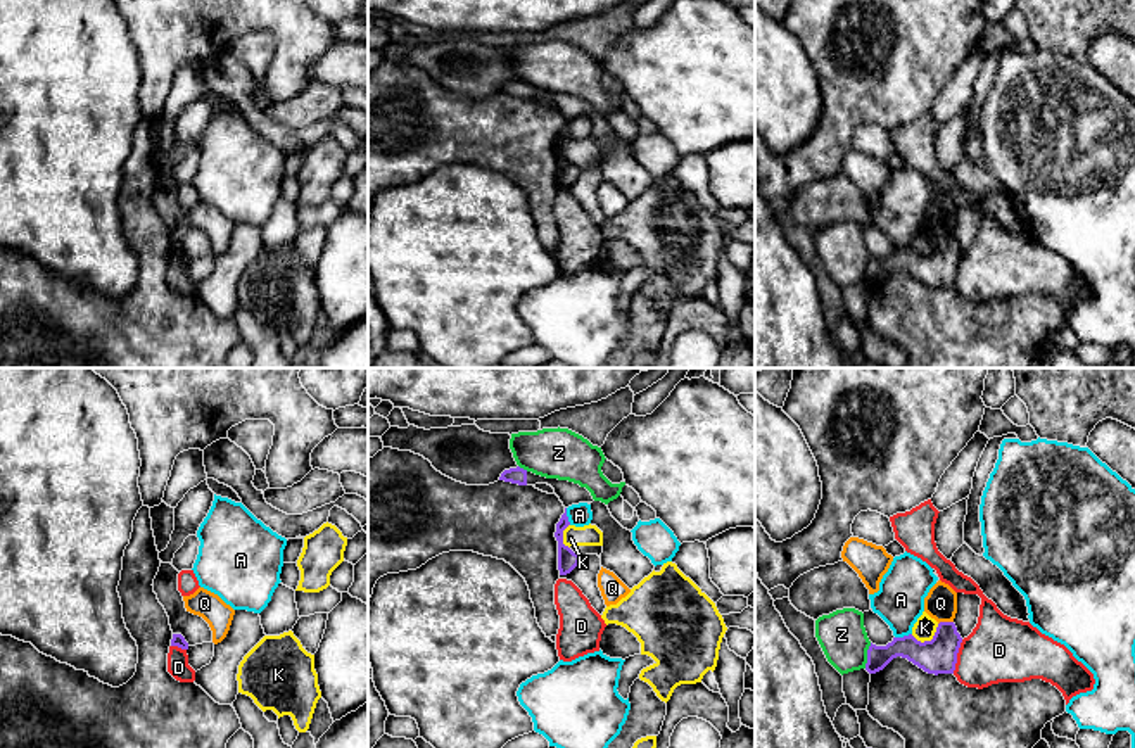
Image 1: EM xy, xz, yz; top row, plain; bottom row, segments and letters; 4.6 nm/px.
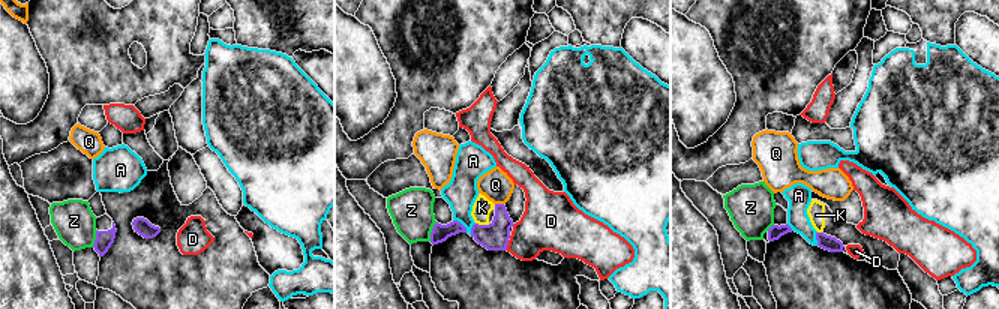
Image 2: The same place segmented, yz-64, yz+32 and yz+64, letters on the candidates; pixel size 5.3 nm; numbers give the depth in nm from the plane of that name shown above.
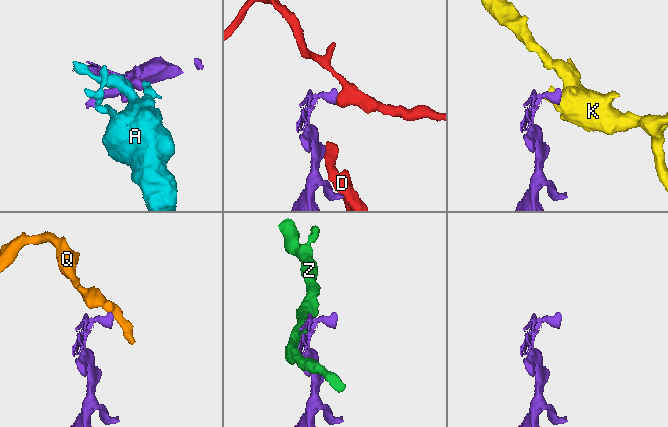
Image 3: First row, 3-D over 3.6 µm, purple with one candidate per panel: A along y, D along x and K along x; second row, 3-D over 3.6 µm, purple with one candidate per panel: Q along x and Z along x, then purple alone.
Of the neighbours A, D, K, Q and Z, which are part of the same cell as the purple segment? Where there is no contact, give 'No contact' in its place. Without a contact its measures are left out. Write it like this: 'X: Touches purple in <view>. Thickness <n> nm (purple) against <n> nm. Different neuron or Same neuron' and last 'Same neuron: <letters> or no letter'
A: Touches purple in xz. Thickness 100 nm (purple) against 110 nm. Different neuron
D: Touches purple in yz. Thickness 160 nm (purple) against 300 nm. Different neuron
K: Touches purple in yz. Thickness 160 nm (purple) against 100 nm. Different neuron
Q: Touches purple in yz. Thickness 160 nm (purple) against 150 nm. Different neuron
Z: Touches purple in yz. Thickness 110 nm (purple) against 220 nm. Different neuron
Same neuron: no letter

